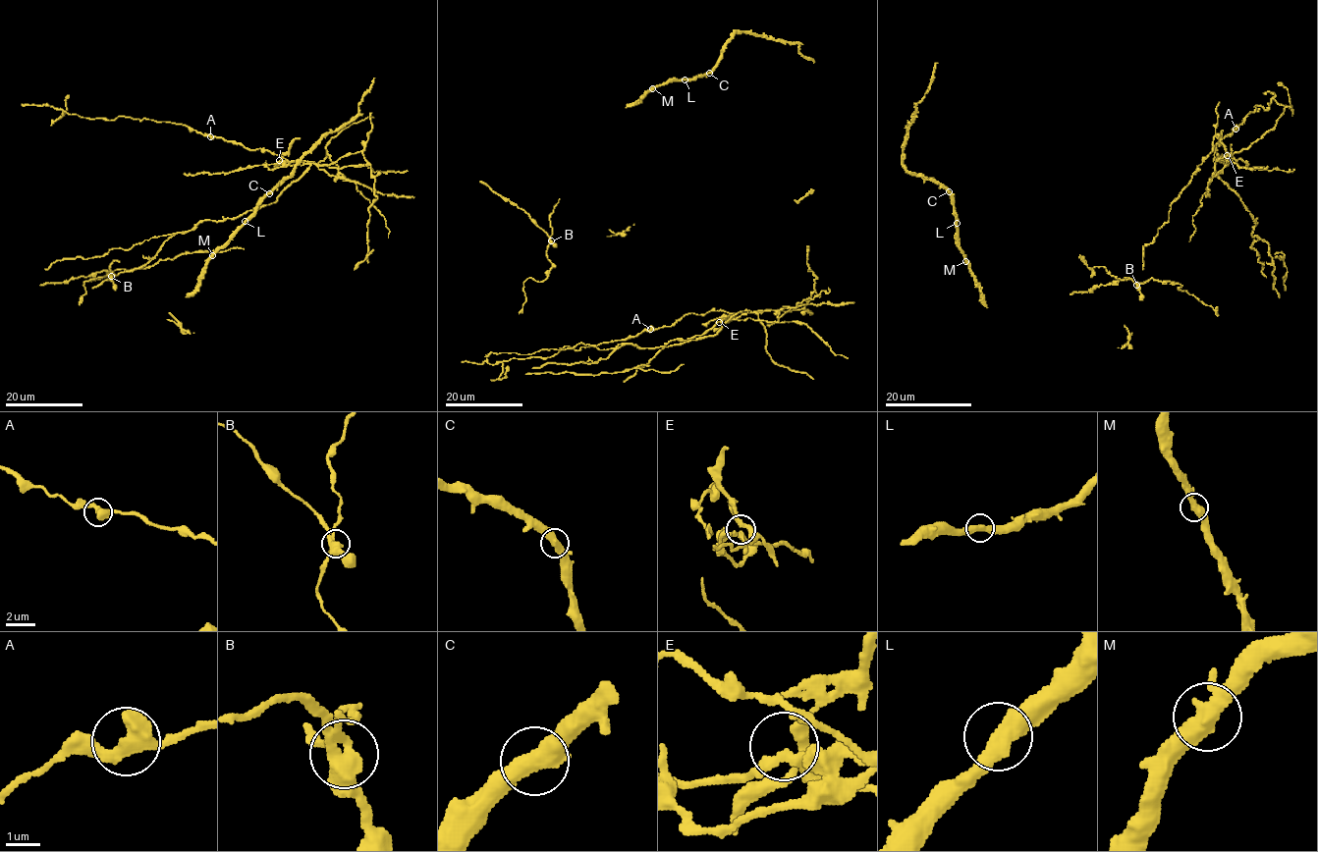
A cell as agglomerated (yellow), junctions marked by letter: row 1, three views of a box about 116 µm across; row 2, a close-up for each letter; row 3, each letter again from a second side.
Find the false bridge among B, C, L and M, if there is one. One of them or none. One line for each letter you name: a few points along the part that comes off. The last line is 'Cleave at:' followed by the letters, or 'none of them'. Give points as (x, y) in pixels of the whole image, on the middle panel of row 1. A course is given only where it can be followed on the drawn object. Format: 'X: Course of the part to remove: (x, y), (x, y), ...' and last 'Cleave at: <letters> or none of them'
Cleave at: B

